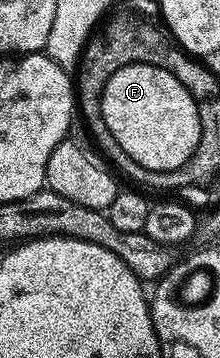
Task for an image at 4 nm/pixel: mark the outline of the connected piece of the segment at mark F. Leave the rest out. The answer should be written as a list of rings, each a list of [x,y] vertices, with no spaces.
[[[132,63],[123,65],[106,81],[102,89],[100,119],[110,129],[111,136],[122,147],[127,156],[132,157],[139,165],[148,170],[177,170],[191,161],[195,147],[199,145],[199,102],[174,77],[174,73],[166,73],[166,69],[158,69],[154,65]]]

